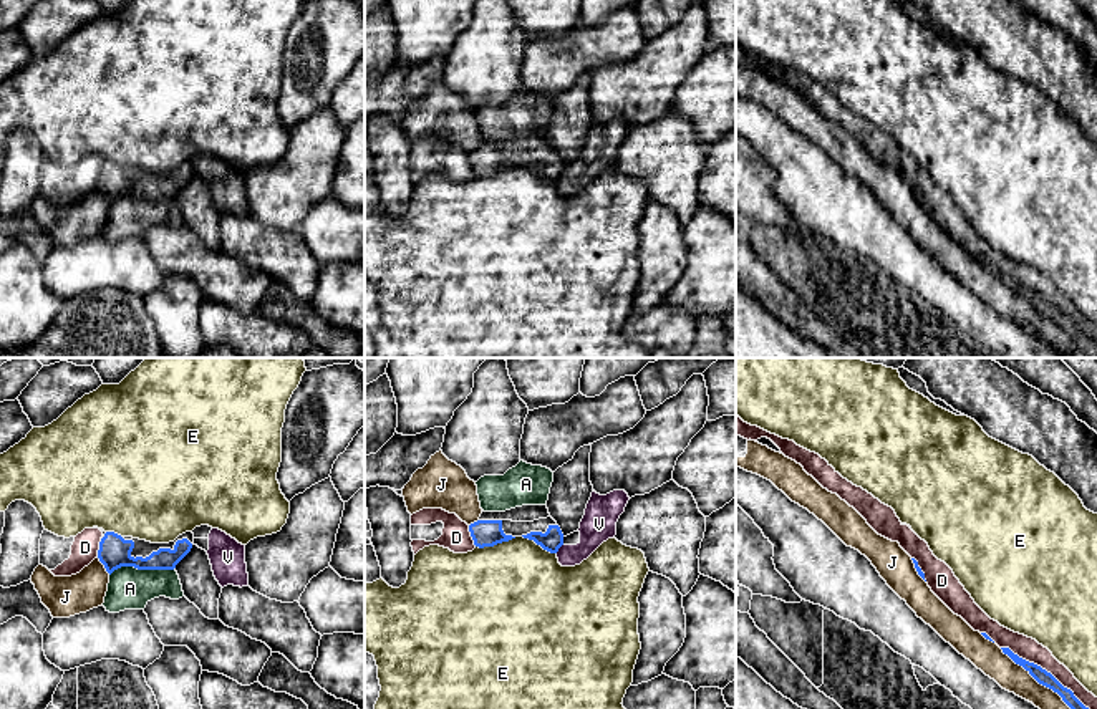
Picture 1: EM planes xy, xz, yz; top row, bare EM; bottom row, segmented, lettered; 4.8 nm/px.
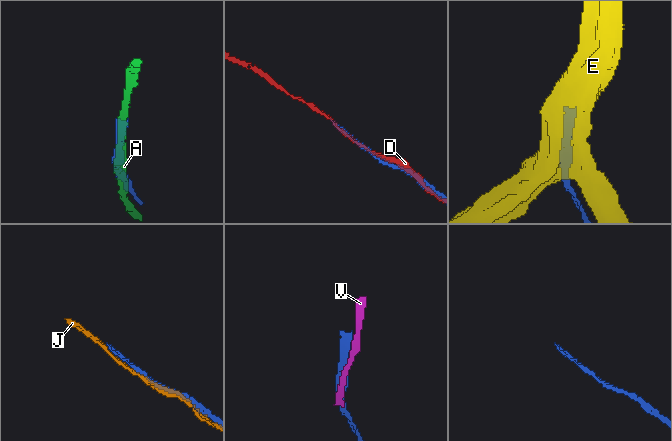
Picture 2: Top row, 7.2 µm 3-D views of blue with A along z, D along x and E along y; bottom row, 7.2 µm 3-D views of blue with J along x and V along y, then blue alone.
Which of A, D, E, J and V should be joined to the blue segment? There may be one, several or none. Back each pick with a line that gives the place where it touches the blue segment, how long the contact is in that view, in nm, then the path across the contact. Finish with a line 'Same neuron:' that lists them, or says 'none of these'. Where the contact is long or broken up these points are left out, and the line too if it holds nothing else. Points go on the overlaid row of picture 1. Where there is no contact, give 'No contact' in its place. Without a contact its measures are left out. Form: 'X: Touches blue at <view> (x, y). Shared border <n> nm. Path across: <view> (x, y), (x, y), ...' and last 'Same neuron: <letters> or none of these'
Same neuron: none of these

